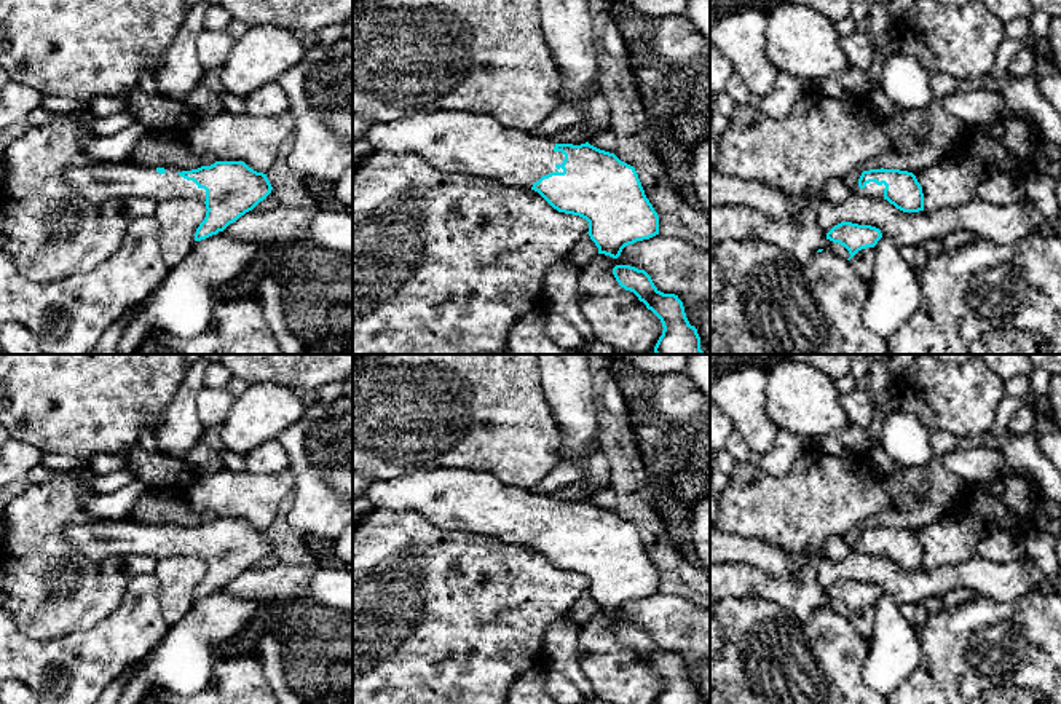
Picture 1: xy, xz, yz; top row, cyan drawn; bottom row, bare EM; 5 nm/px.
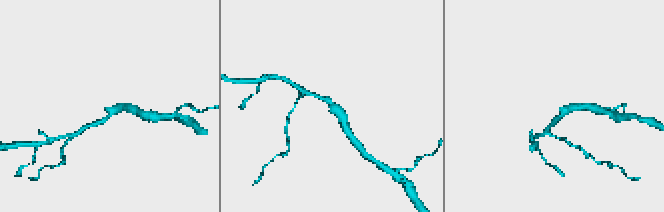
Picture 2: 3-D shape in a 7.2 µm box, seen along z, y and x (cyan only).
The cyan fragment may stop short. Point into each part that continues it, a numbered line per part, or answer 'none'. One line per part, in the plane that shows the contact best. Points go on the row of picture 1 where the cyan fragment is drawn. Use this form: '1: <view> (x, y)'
1: xz (458, 142)

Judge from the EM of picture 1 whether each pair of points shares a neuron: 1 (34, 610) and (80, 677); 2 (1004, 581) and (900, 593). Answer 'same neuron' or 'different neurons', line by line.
1: different neurons
2: same neuron

